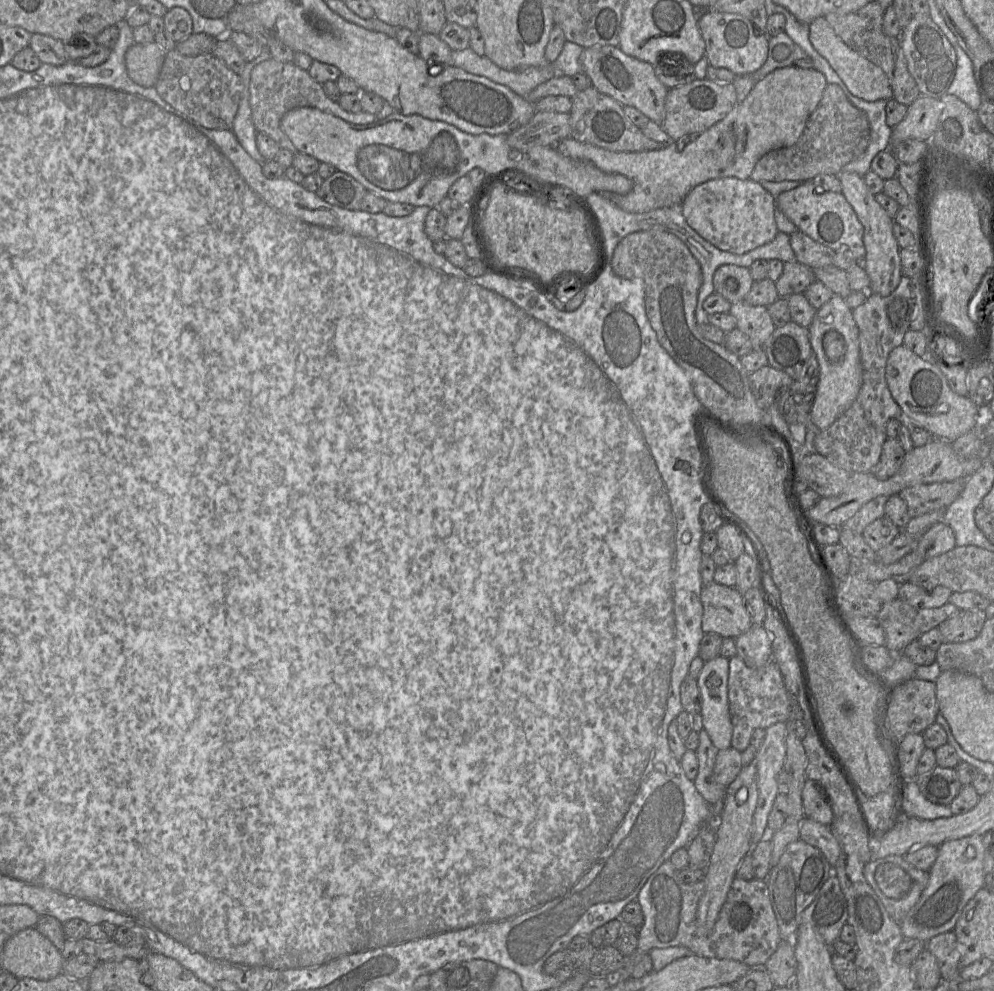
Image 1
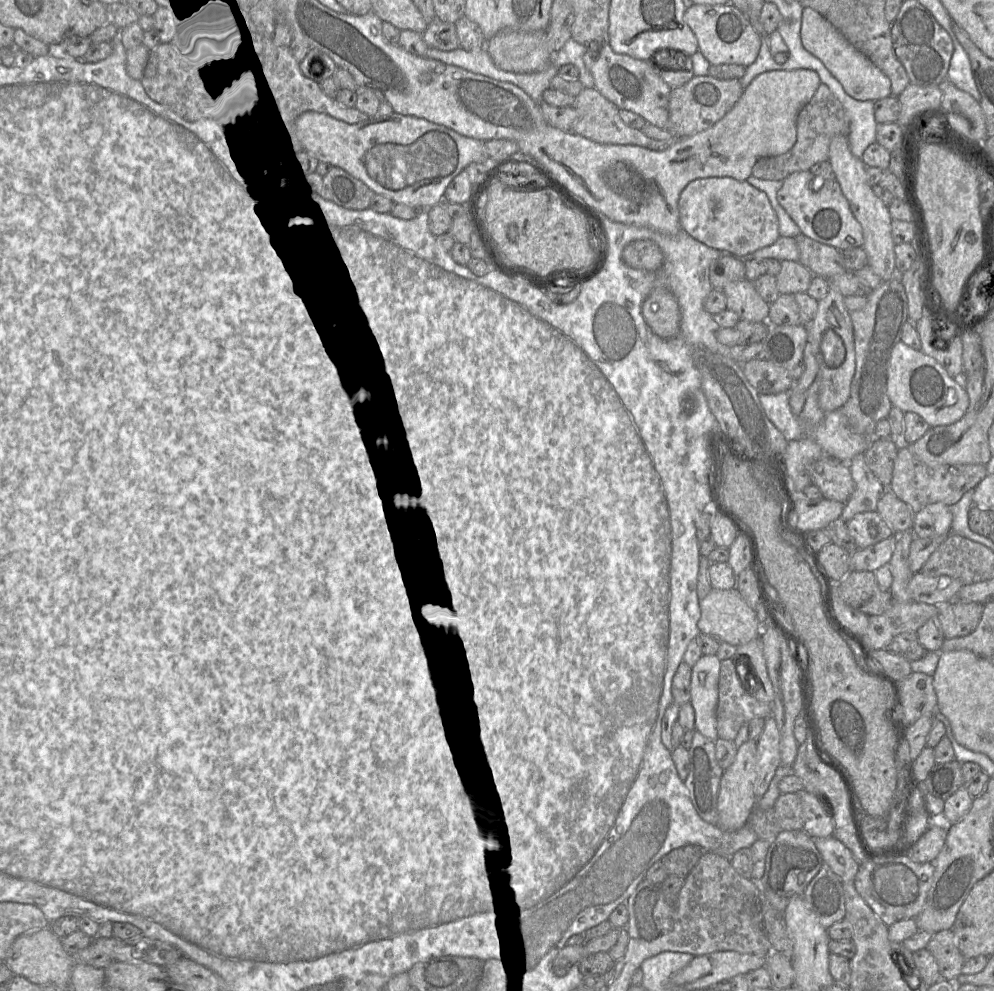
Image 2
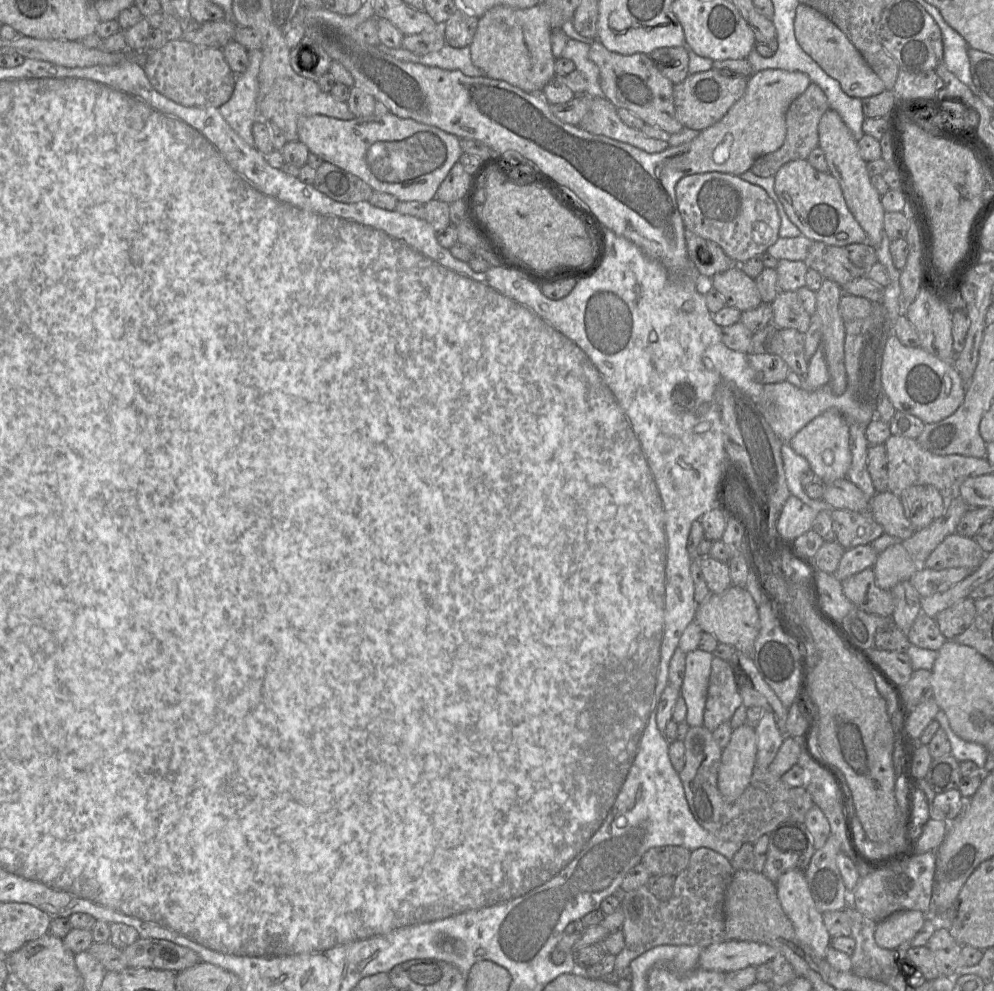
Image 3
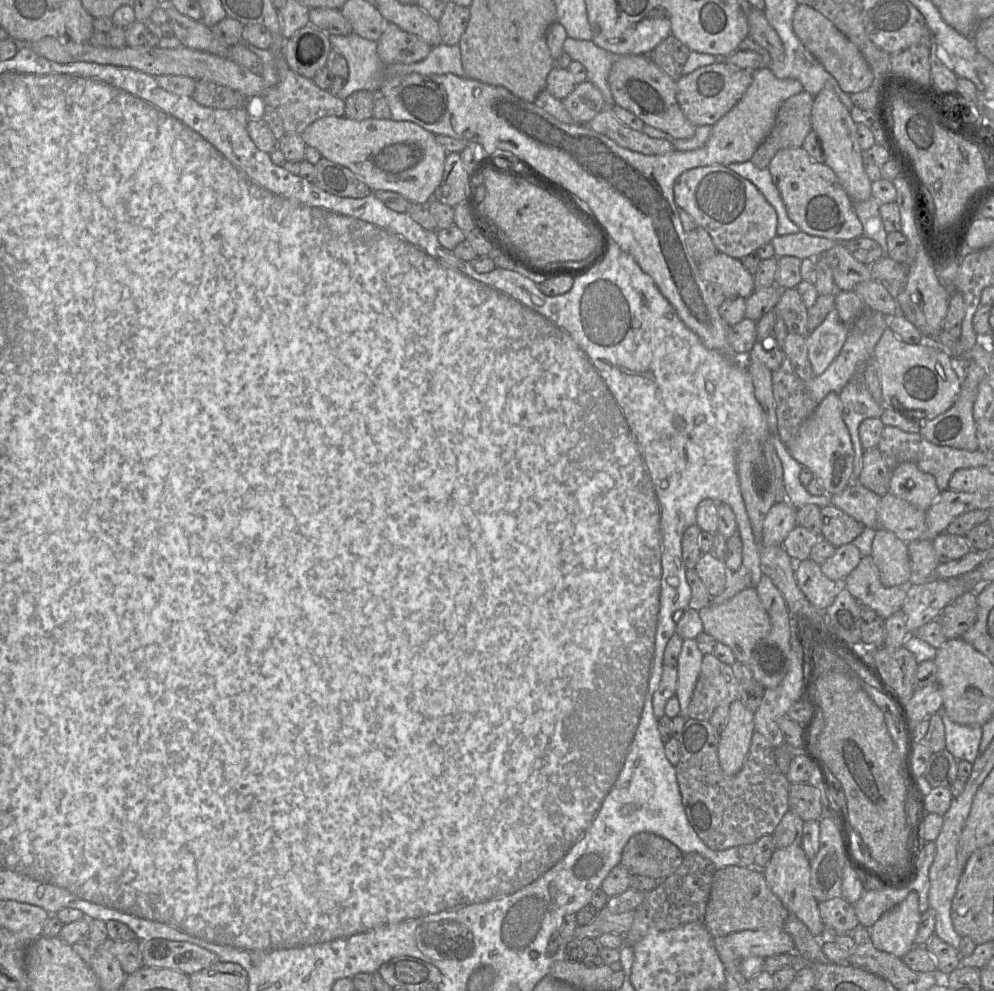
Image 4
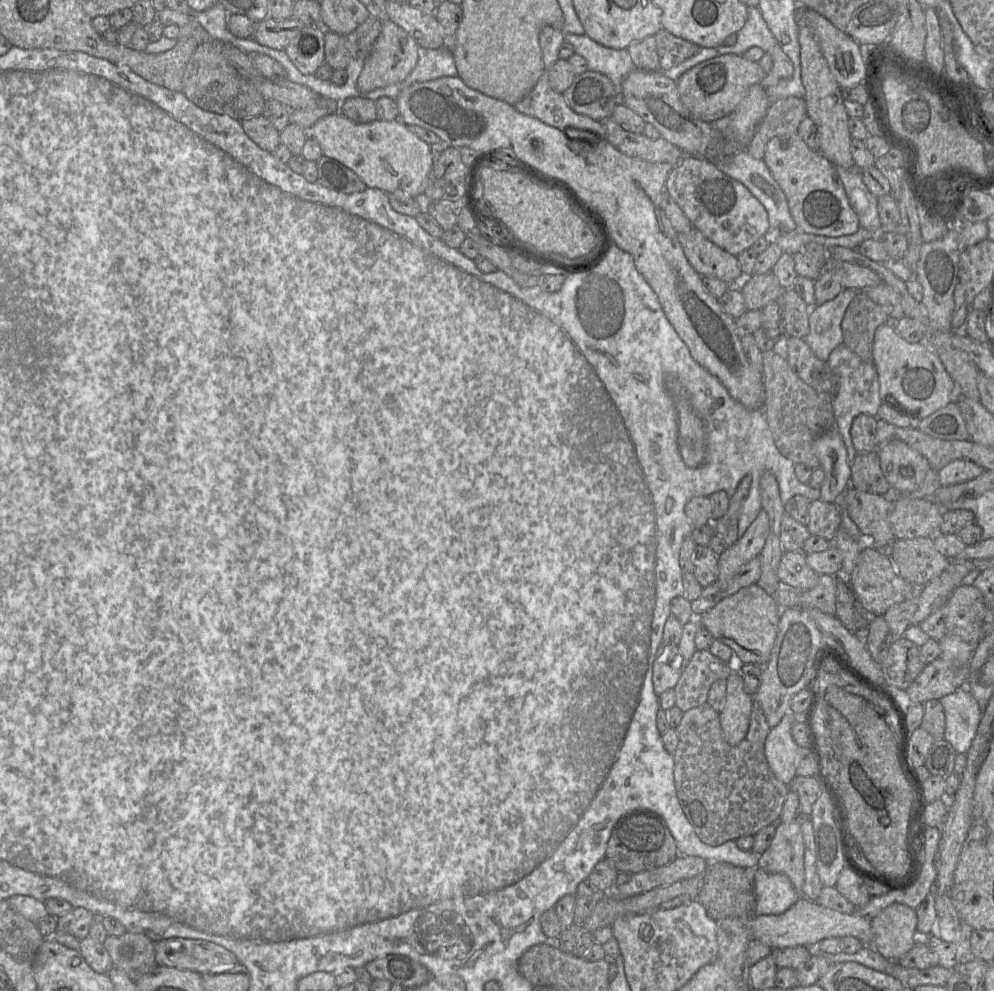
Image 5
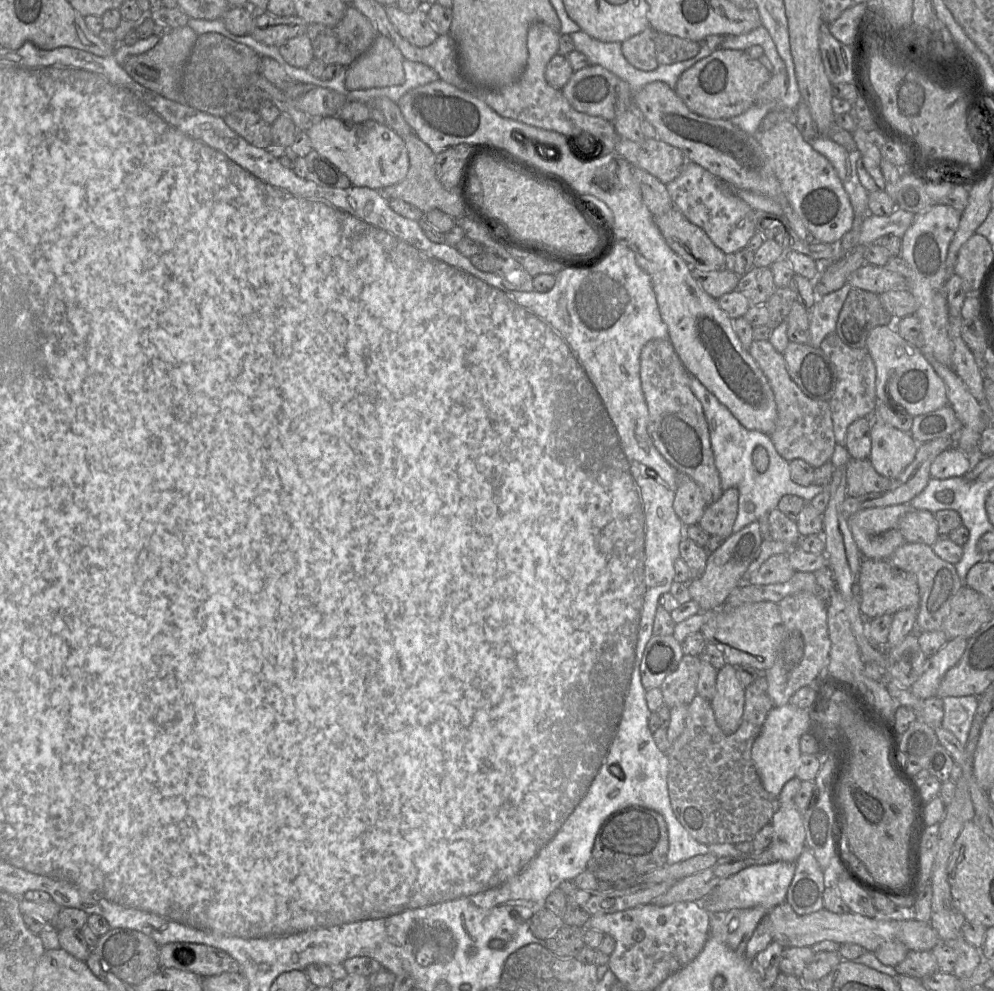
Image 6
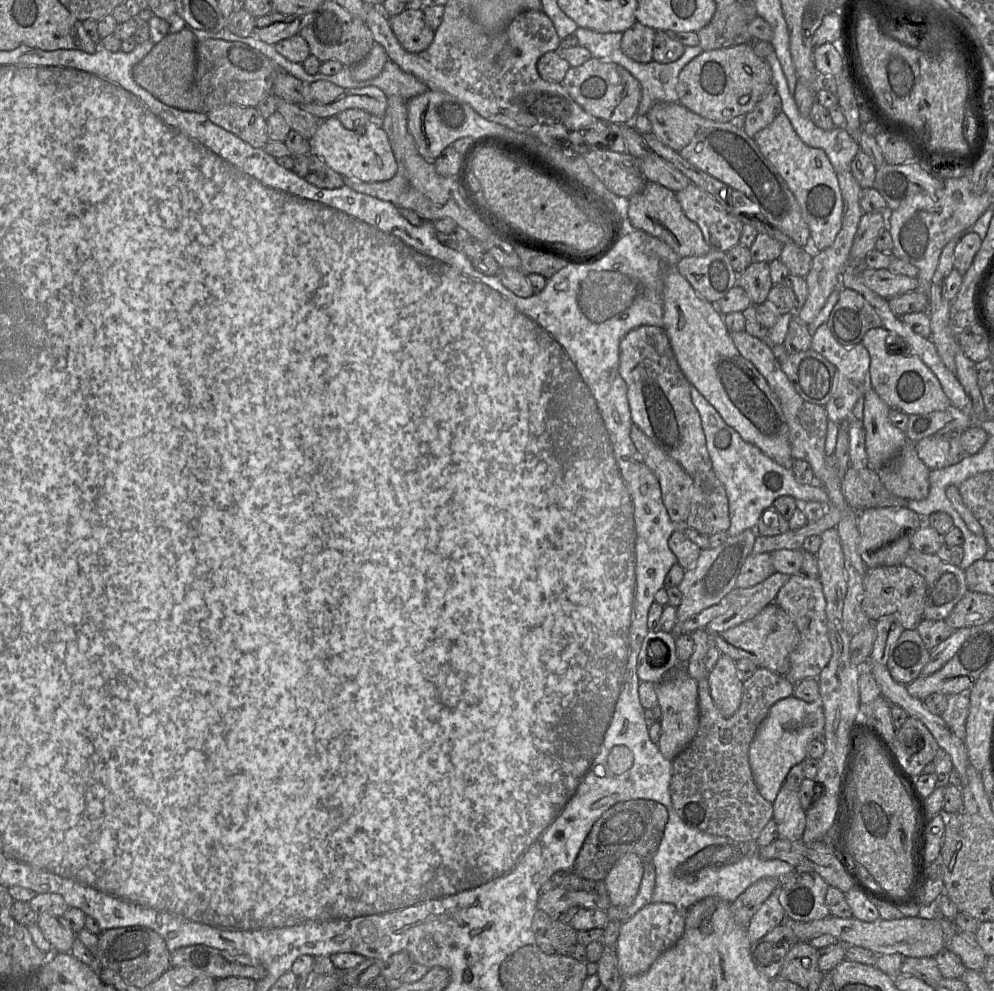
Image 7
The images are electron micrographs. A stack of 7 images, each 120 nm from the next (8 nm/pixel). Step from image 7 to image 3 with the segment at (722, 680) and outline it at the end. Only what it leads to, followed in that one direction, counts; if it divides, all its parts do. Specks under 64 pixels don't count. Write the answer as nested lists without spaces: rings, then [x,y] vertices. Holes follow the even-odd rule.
[[[748,724],[733,729],[729,743],[722,749],[718,770],[718,789],[726,802],[738,799],[750,783],[756,764],[756,731]]]

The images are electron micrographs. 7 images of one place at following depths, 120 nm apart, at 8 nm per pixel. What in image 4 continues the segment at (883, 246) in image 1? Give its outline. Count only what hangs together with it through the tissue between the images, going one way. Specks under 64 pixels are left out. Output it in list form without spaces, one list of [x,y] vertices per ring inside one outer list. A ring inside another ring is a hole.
[[[823,88],[814,97],[811,123],[812,130],[816,133],[822,147],[824,163],[834,171],[852,202],[870,199],[872,181],[864,169],[864,154],[858,143],[856,123],[833,88]]]

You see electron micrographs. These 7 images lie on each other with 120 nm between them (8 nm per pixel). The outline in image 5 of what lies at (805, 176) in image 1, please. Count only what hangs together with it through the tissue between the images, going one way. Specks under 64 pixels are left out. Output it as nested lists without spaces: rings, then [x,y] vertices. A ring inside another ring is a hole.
[[[790,96],[771,102],[745,150],[753,158],[763,160],[768,141],[773,137],[789,138],[795,135],[806,116],[804,98]]]

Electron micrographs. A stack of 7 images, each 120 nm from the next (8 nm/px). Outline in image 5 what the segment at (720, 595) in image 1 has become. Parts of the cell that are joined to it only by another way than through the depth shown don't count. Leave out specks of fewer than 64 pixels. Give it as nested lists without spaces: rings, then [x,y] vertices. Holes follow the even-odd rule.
[[[752,584],[721,600],[702,615],[701,626],[729,646],[736,662],[767,664],[778,634],[782,609],[759,585]]]

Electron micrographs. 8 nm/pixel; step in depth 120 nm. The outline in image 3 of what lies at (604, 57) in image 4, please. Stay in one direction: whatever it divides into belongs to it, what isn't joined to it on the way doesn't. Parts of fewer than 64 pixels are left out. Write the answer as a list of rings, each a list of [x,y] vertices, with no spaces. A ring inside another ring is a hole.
[[[569,38],[561,54],[561,58],[572,60],[586,79],[586,94],[591,98],[604,97],[600,86],[600,71],[598,66],[590,60],[590,46],[587,43]]]

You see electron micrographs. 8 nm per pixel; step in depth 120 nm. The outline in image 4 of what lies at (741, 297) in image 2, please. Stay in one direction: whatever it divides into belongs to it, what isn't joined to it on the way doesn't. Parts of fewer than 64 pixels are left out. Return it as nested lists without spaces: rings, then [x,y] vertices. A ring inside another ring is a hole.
[[[717,252],[712,257],[698,261],[700,275],[707,283],[719,285],[727,297],[742,297],[746,299],[756,289],[754,275],[742,264],[740,259],[733,258],[725,253]]]

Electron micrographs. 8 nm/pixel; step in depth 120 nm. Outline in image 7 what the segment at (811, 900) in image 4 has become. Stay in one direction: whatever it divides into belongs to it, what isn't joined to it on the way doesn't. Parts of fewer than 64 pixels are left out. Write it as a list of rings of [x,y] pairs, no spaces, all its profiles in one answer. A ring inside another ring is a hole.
[[[782,785],[772,805],[772,819],[777,824],[778,836],[791,841],[802,839],[806,811],[801,807],[798,792]]]

